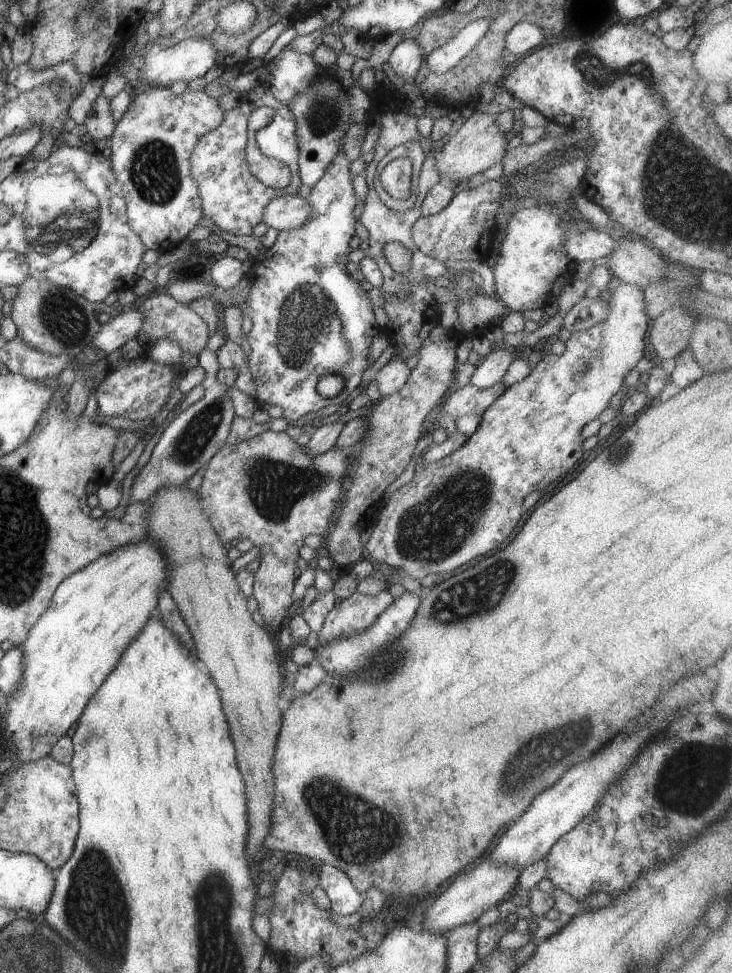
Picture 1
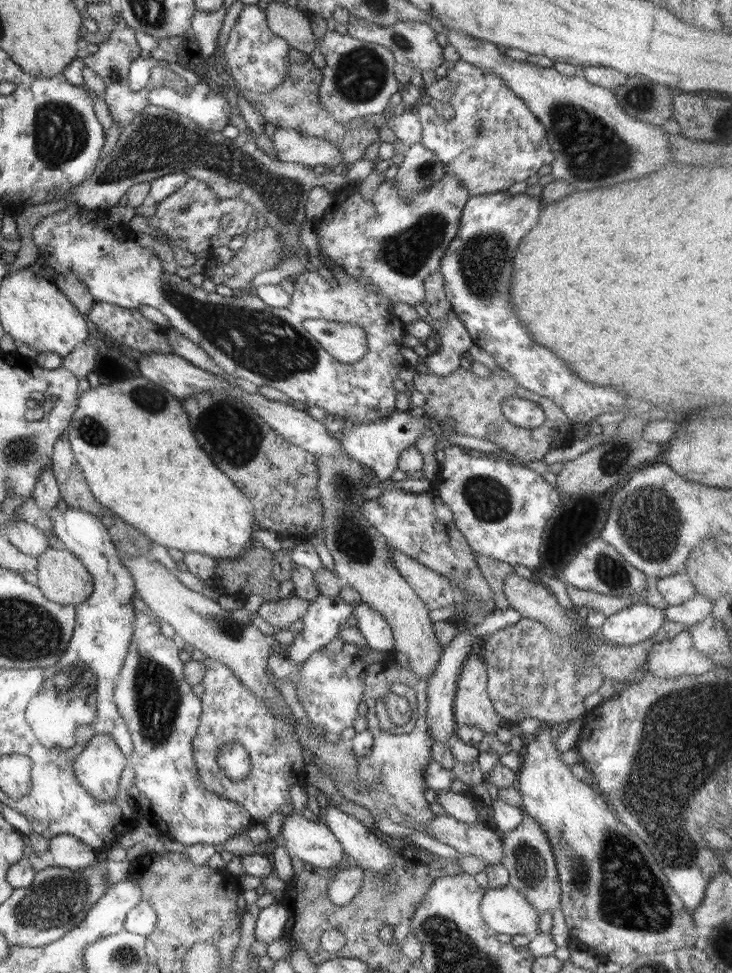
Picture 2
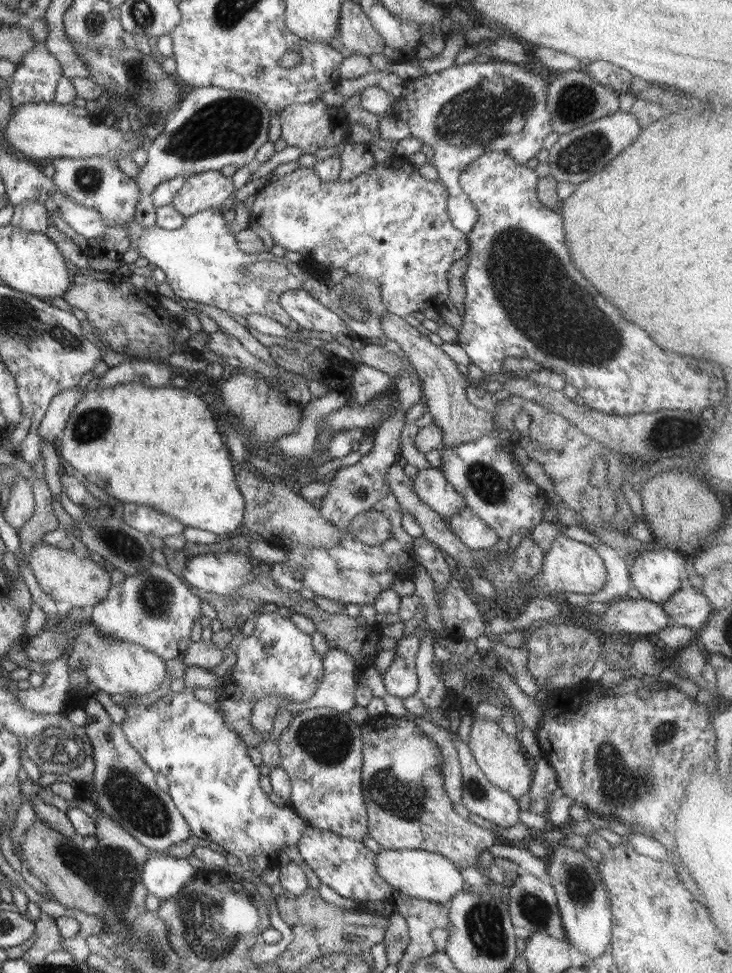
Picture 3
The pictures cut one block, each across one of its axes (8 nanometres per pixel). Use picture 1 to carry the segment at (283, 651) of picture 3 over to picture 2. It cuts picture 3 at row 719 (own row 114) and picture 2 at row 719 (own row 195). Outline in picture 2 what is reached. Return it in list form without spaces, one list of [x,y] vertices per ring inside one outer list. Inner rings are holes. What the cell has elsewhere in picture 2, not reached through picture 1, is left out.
[[[206,657],[205,677],[202,686],[200,724],[192,739],[192,752],[200,782],[212,794],[222,796],[245,807],[254,822],[266,822],[275,812],[286,813],[291,805],[290,788],[296,784],[308,785],[307,765],[302,756],[302,746],[298,743],[296,731],[290,728],[290,719],[284,722],[266,701],[256,698],[234,673],[216,659]],[[236,741],[250,755],[250,773],[244,780],[230,780],[218,764],[218,751],[224,744]]]

